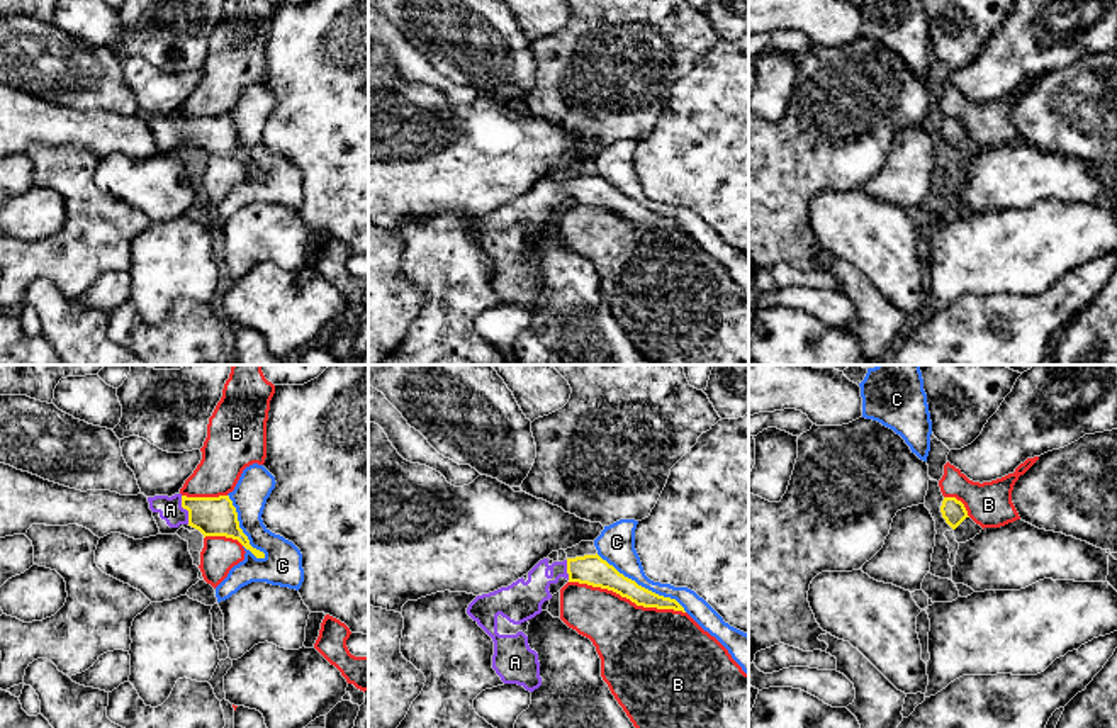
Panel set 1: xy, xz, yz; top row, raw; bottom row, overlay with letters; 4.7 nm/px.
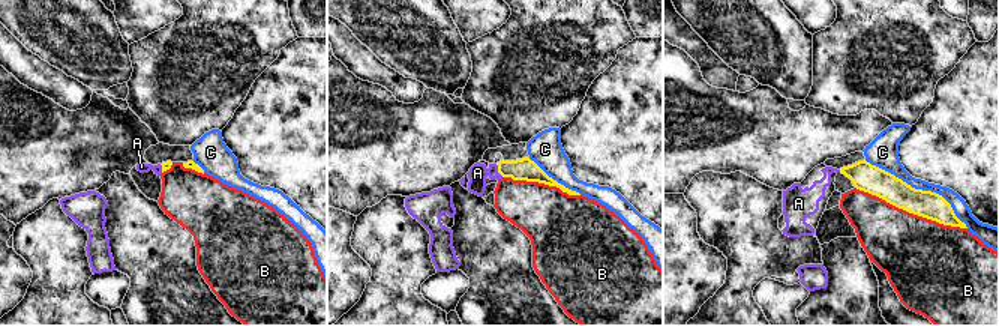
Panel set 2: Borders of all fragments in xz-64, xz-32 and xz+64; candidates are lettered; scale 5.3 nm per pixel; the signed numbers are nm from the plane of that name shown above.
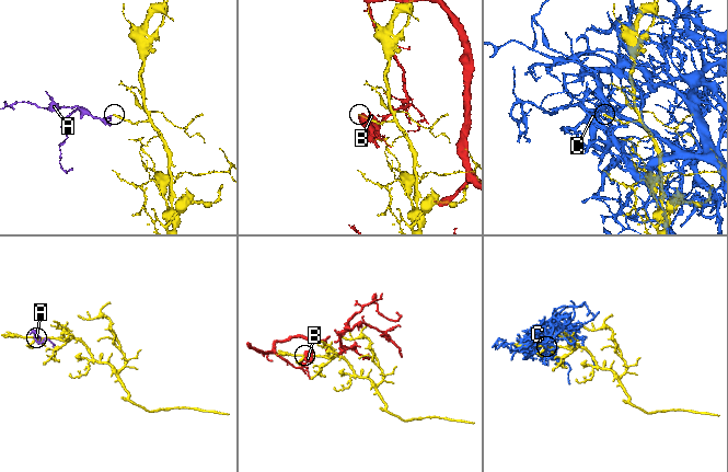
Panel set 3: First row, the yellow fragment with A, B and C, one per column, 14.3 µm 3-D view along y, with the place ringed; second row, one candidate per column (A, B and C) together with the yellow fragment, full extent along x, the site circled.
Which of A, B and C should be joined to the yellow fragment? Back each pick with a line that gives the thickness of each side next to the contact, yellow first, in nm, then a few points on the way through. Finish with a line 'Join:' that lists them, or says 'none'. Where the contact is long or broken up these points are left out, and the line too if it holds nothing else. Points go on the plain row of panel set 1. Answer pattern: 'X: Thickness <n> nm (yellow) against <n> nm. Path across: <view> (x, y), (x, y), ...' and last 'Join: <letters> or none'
A: Thickness 190 nm (yellow) against 120 nm. Path across: xy (213, 136), (185, 128), (170, 129)
Join: A

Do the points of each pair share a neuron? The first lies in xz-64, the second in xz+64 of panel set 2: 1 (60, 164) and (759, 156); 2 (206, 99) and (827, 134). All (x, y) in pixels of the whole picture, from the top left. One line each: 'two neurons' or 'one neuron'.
1: one neuron
2: two neurons

